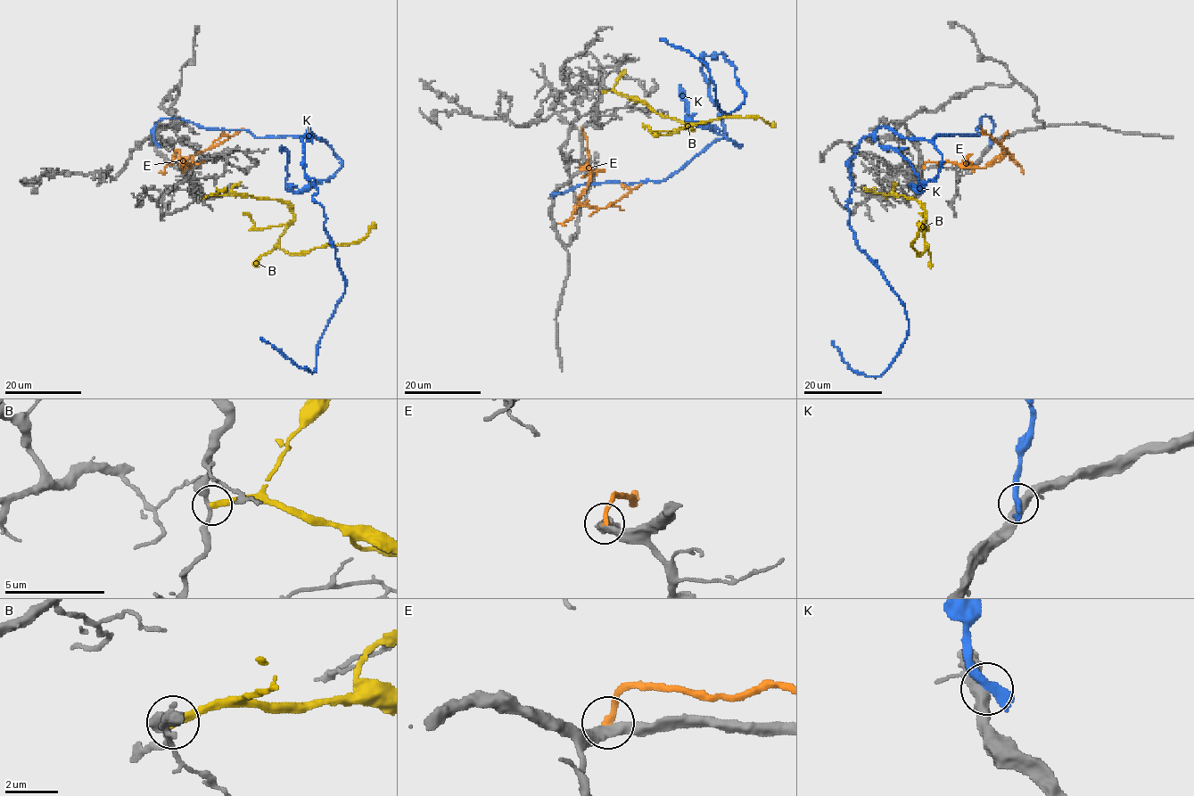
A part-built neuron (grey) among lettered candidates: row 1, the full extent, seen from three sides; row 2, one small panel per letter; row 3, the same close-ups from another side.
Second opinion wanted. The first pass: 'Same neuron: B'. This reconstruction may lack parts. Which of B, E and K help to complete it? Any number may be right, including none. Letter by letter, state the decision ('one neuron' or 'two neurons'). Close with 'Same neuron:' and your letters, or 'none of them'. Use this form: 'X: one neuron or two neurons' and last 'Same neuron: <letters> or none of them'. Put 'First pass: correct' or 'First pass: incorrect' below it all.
B: two neurons
E: two neurons
K: two neurons
Same neuron: none of them
First pass: incorrect

